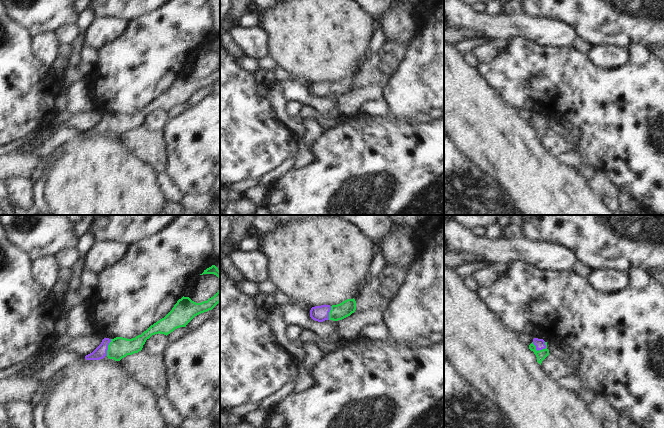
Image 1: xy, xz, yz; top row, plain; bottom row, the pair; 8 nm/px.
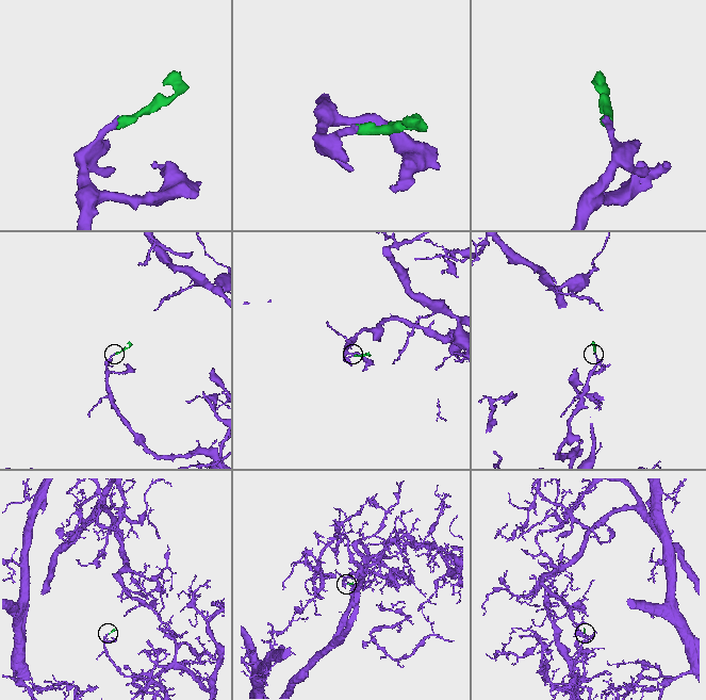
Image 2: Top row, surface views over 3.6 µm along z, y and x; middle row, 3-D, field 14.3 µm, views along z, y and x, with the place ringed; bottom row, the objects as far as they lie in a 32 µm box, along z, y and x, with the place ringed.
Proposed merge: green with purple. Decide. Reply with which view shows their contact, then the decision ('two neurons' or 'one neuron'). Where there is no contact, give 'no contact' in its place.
yz | one neuron

